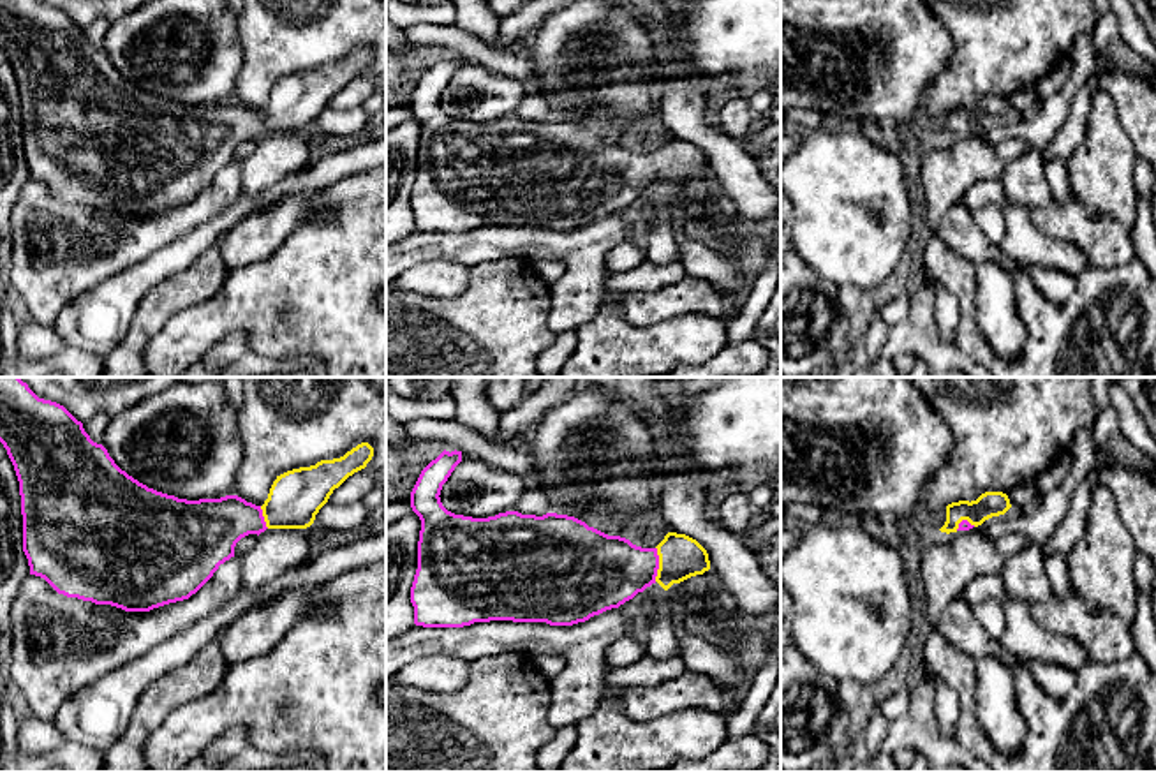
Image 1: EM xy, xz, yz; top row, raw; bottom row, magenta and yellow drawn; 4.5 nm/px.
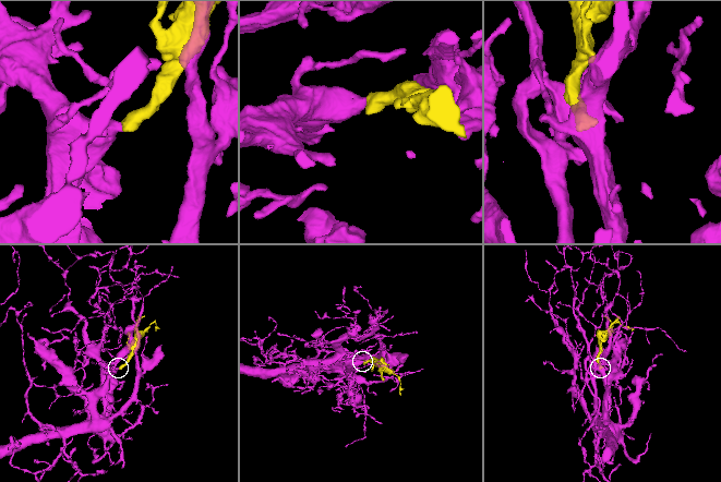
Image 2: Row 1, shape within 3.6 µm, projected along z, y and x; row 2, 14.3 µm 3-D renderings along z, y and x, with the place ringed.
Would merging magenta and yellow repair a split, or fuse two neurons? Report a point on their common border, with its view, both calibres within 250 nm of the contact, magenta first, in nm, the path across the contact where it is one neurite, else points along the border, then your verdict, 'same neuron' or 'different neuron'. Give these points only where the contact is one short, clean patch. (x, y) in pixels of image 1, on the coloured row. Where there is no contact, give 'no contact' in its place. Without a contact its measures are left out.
contact xz (658, 564); calibres 340 and 200 nm; way xz (605, 571), (658, 564), (681, 557); same neuron

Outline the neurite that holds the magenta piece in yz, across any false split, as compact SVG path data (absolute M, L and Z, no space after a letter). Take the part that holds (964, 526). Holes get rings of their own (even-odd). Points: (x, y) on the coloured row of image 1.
M985 492L976 501L959 501L946 506L946 522L941 532L969 531L992 516L1004 515L1012 508L1003 492Z

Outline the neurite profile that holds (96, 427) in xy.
M97 412L83 425L83 428L93 442L102 444L107 423L109 423L109 416L106 412Z

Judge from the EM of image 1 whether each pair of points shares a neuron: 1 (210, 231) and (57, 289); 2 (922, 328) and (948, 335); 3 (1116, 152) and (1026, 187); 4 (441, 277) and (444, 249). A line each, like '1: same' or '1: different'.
1: different
2: different
3: different
4: different

